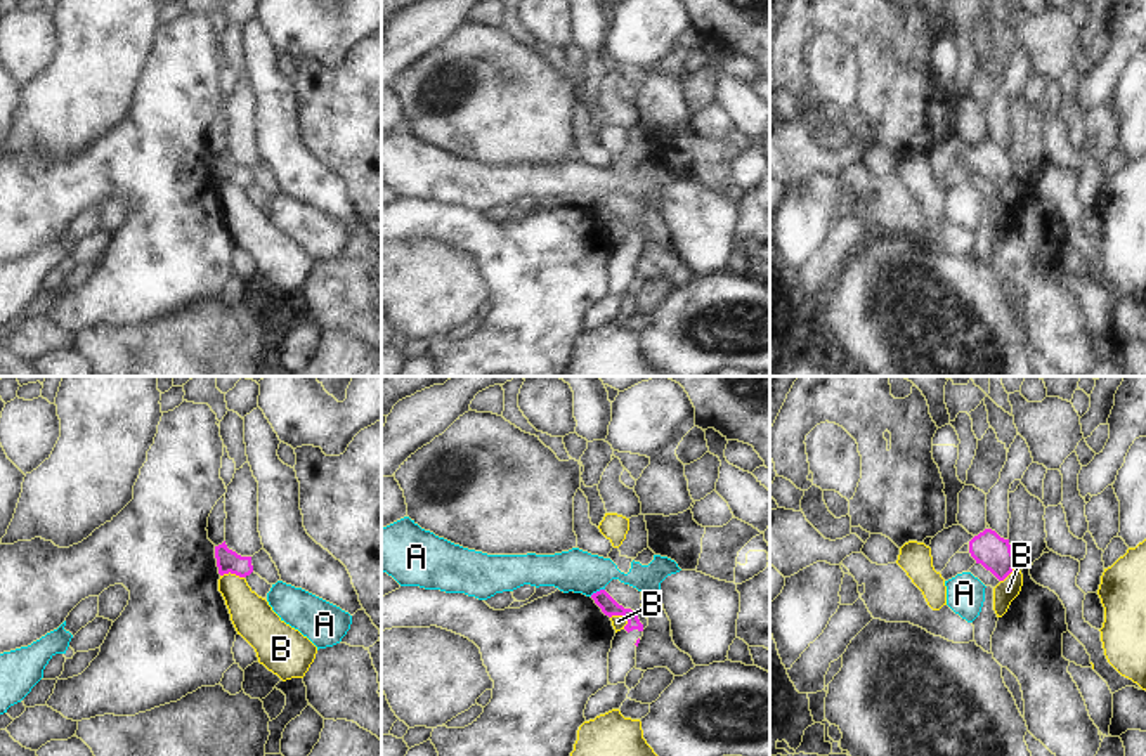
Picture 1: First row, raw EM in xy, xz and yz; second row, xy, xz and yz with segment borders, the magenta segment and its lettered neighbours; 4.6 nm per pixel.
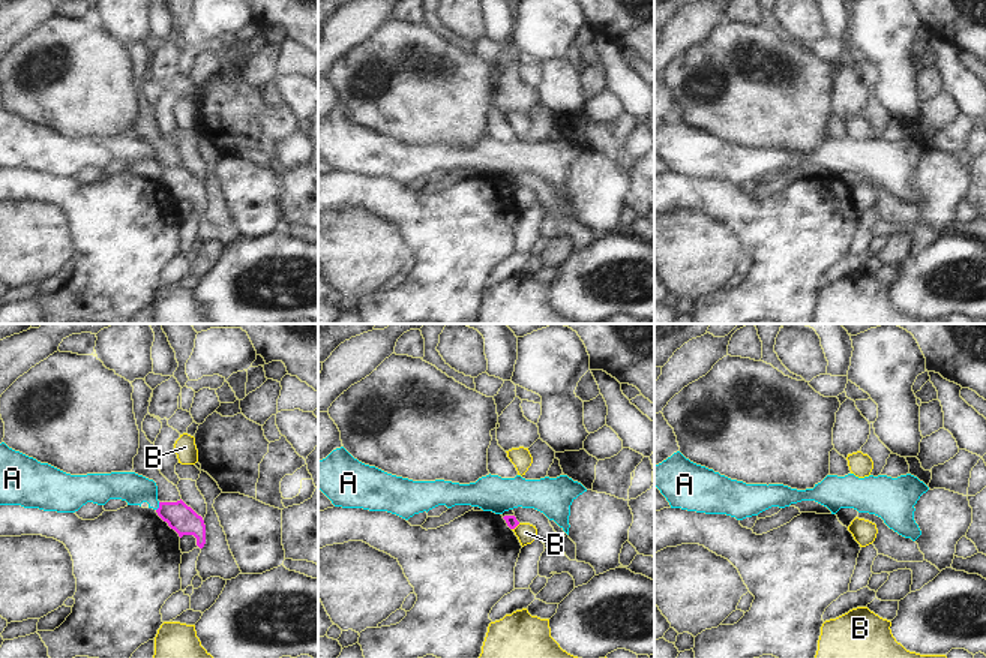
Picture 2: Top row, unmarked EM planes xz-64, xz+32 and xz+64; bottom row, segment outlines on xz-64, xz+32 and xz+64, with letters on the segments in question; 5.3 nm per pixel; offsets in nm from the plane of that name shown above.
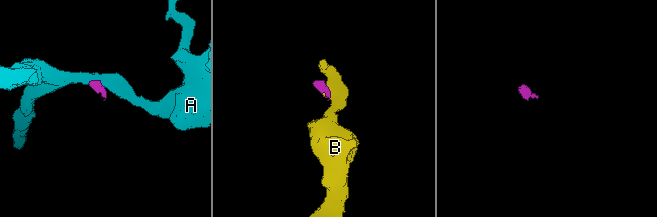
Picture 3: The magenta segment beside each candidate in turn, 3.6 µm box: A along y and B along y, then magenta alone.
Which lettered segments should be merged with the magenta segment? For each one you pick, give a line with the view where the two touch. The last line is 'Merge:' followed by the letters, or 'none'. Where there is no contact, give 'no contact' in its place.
Merge: none

